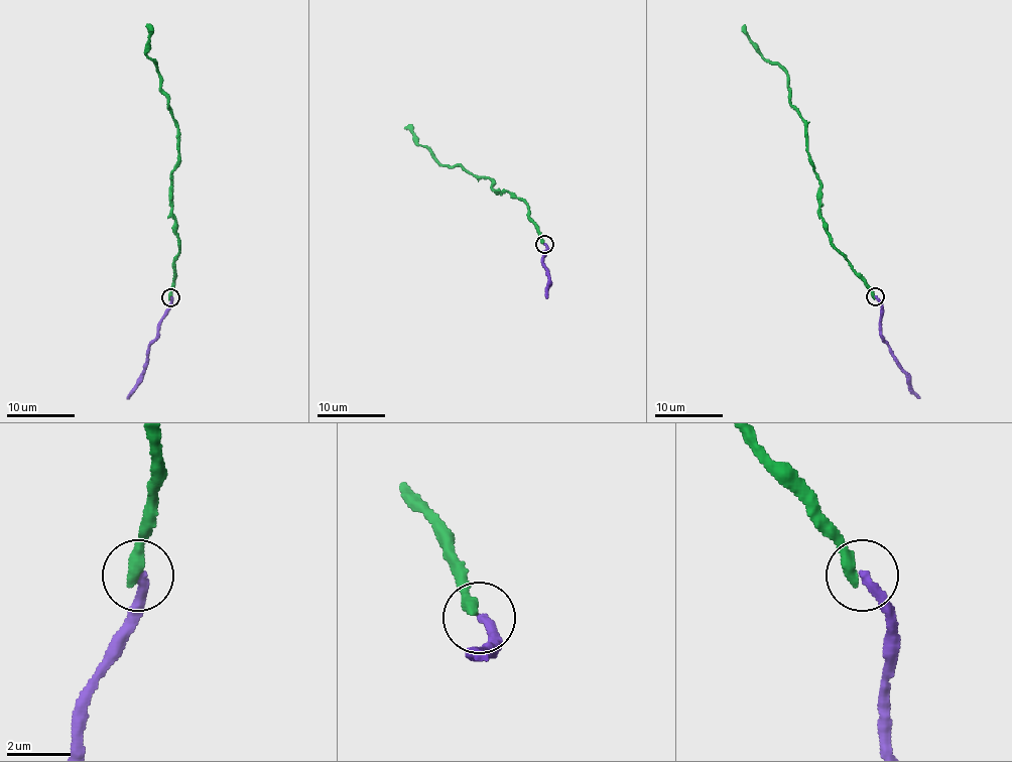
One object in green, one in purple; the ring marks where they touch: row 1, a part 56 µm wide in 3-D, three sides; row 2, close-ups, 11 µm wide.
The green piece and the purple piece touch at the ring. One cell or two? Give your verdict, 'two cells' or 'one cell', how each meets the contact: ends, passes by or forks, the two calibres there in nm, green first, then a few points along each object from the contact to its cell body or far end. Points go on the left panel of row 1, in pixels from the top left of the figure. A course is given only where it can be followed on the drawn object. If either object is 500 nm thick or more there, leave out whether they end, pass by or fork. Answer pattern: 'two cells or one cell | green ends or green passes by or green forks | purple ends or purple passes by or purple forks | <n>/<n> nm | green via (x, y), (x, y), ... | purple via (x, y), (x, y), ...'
one cell | green ends | purple ends | 400/280 nm | green via (170, 297), (179, 246), (171, 213), (171, 180), (178, 153), (177, 122), (160, 75), (147, 54), (147, 23) | purple via (170, 297), (171, 304), (166, 307), (157, 339), (151, 344), (142, 381), (126, 398)

